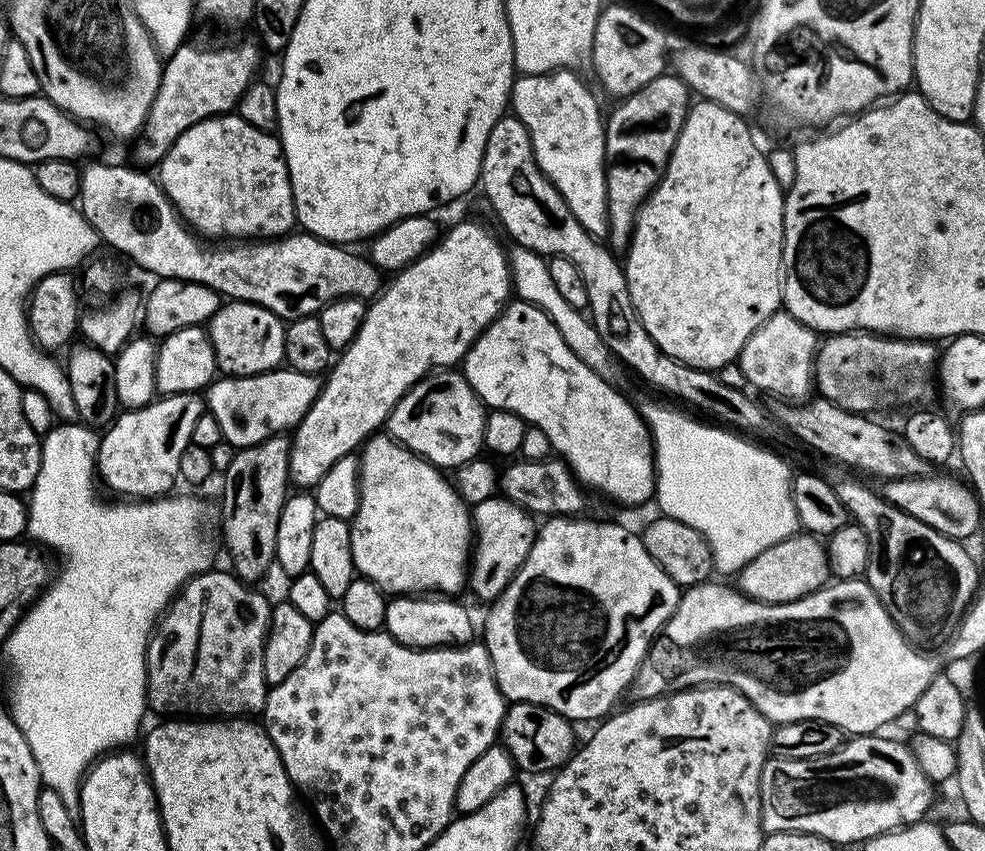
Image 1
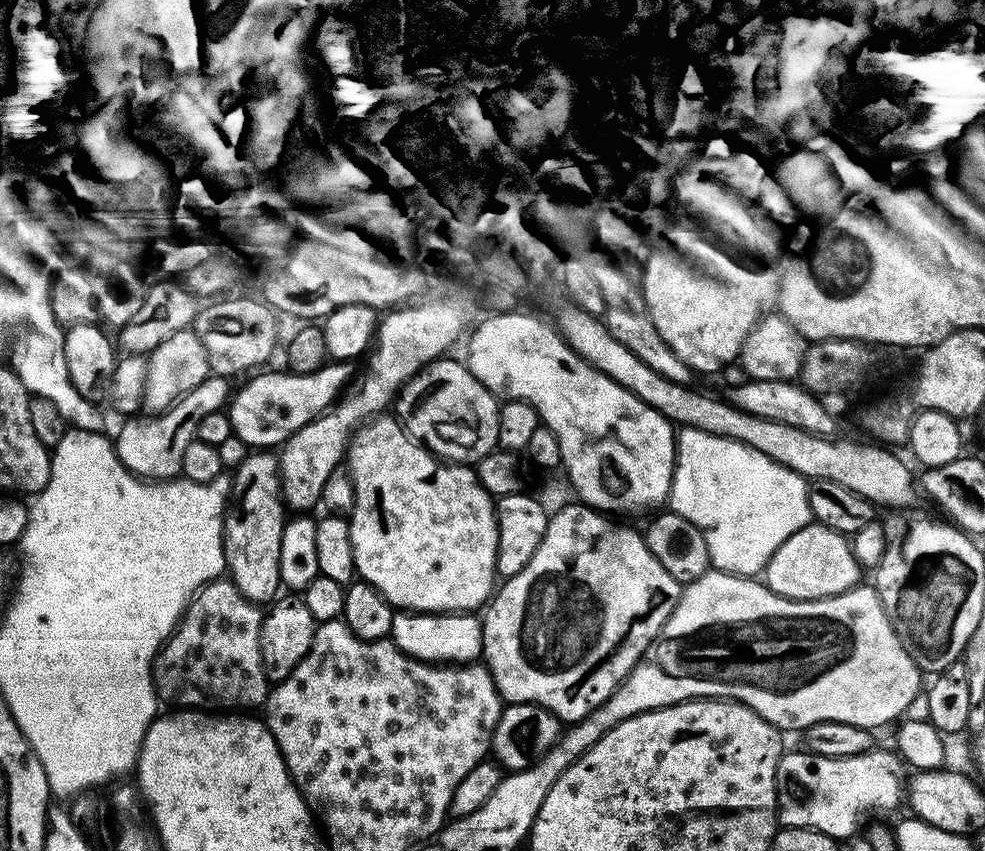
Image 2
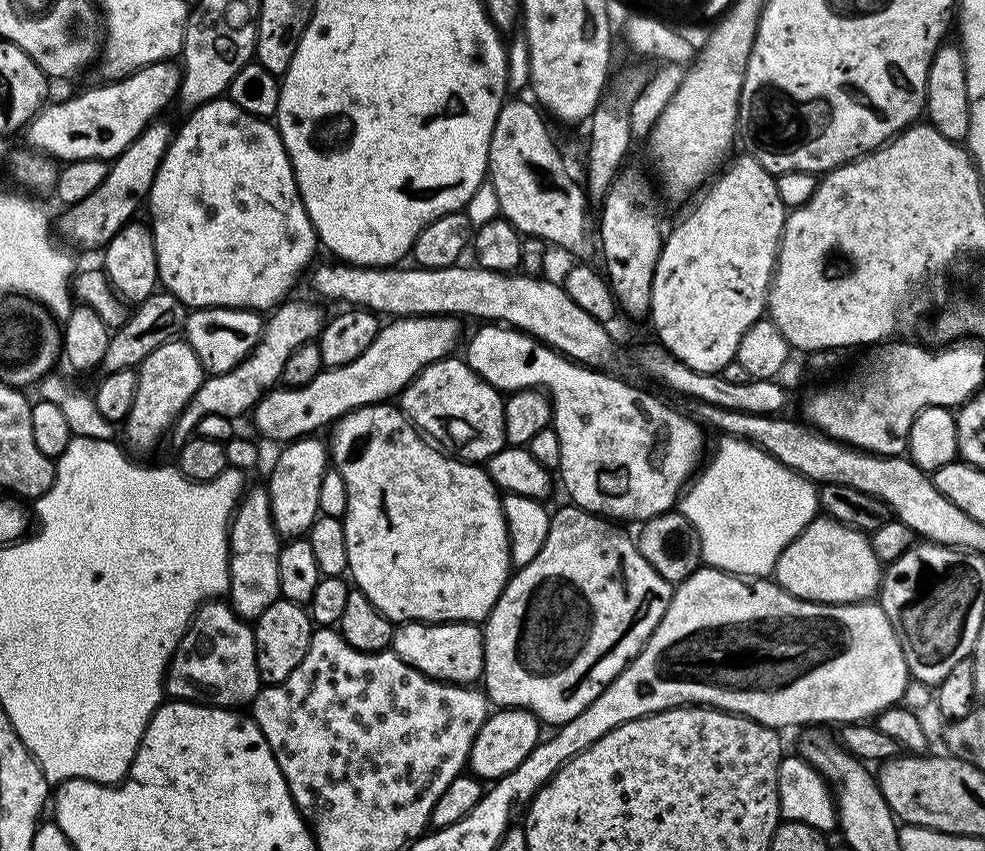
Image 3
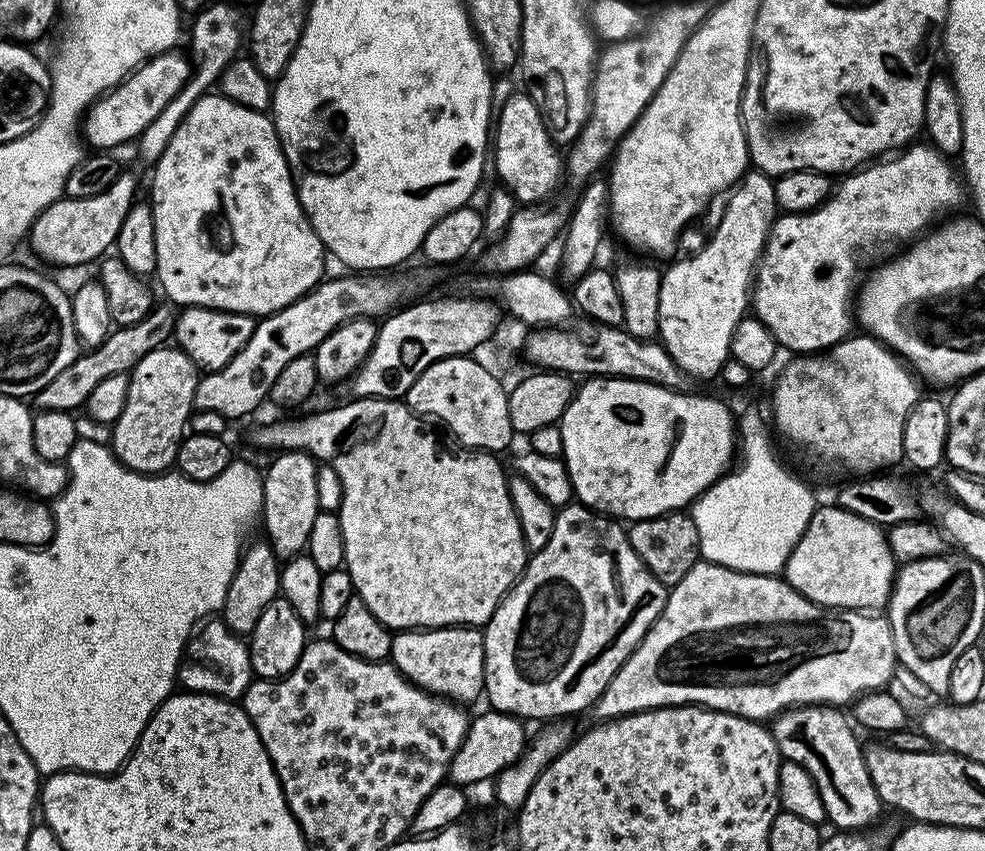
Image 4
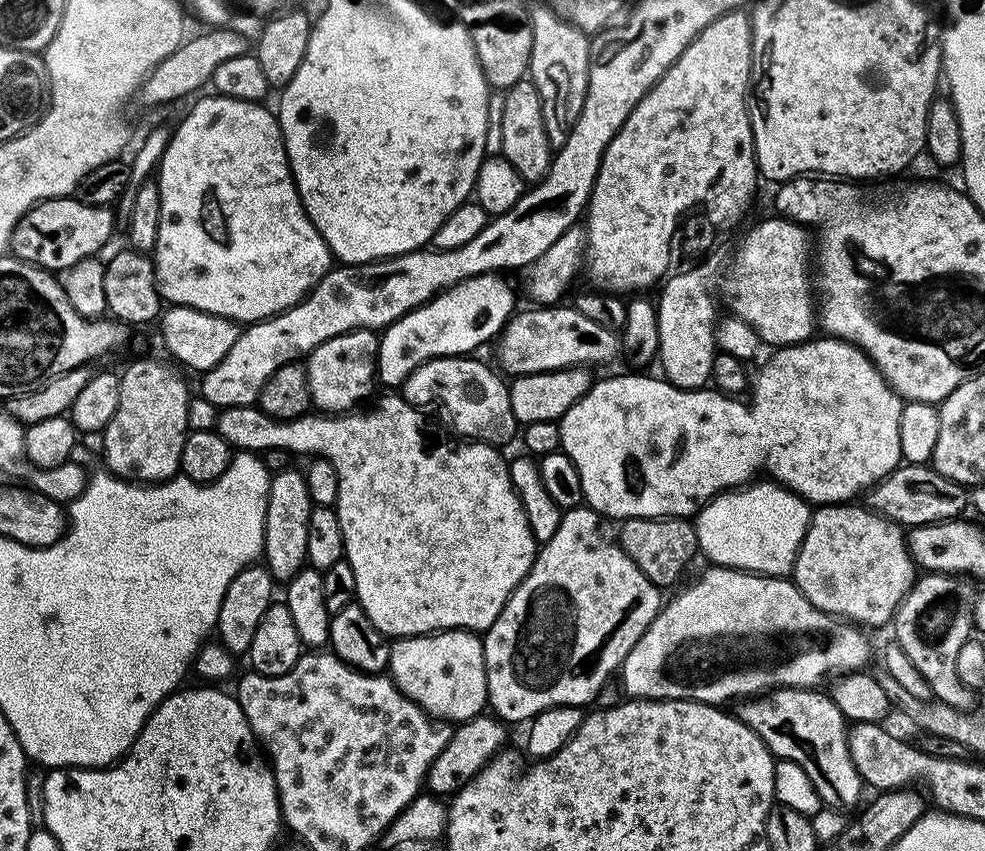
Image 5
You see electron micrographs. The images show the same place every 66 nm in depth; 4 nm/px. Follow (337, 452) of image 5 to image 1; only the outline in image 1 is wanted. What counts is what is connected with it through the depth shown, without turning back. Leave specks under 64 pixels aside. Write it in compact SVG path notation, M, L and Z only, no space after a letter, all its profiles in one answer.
M376 434L363 445L360 457L360 505L350 523L352 525L352 557L356 563L356 571L366 579L372 580L386 594L456 594L460 587L465 587L470 576L470 557L474 552L474 525L470 505L460 495L455 483L448 480L443 471L415 456L409 448L403 448L396 440L387 434Z

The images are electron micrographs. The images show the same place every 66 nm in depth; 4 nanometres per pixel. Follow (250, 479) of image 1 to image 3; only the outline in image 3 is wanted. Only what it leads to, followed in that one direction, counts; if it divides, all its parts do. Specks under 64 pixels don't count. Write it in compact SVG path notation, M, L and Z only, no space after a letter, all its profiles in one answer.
M249 487L241 495L240 503L232 514L228 525L228 590L227 599L230 601L236 615L249 622L255 622L274 602L281 599L280 583L278 582L278 558L282 547L282 538L277 534L276 527L270 514L270 498L267 487Z

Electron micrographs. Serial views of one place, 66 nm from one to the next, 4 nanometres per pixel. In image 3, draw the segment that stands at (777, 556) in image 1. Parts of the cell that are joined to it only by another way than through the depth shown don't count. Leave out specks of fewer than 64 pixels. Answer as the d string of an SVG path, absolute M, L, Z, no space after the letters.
M823 514L809 522L802 534L798 534L798 538L794 538L794 542L782 550L774 569L775 583L781 588L799 600L814 600L818 604L858 604L871 601L877 595L881 579L882 562L874 554L871 539L863 531L839 524Z

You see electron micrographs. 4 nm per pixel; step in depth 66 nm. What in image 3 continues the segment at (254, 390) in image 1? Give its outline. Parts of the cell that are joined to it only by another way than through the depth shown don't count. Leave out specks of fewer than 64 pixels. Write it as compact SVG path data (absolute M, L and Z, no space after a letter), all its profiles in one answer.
M406 316L385 323L374 338L374 342L370 342L370 346L366 346L366 350L358 354L354 362L337 368L325 367L301 388L277 386L261 397L254 407L257 430L268 440L291 442L311 437L319 433L316 432L319 428L327 429L341 416L354 411L355 408L365 408L367 404L379 404L399 397L408 383L428 364L434 363L435 360L443 360L451 353L448 351L460 340L460 324L461 321L454 316Z

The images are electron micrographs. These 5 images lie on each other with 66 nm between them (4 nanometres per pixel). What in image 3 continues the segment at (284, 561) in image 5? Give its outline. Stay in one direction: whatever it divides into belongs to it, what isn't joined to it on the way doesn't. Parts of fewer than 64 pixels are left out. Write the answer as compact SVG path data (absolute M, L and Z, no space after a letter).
M301 438L283 445L280 457L272 468L272 477L266 481L270 498L270 514L276 532L285 541L303 537L317 516L321 515L318 506L318 493L322 487L324 473L330 468L330 452L320 438Z

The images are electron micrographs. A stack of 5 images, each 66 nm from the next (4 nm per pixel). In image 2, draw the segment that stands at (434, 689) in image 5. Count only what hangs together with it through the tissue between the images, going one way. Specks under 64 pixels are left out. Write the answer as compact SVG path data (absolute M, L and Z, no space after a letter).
M400 610L392 617L390 639L405 656L412 656L415 660L422 660L433 666L463 666L481 659L484 650L484 626L472 614Z

